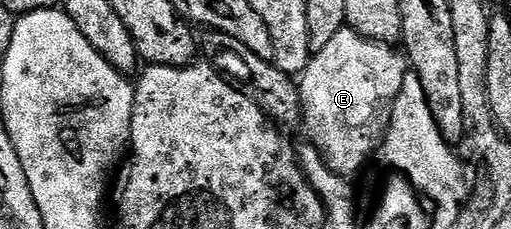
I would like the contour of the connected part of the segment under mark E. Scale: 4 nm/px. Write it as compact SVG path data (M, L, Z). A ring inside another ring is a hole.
M343 27L336 35L332 35L332 40L330 40L324 48L317 50L311 56L308 67L300 75L300 90L301 90L301 102L302 102L302 116L304 118L304 126L310 134L308 134L309 140L312 142L316 148L320 151L320 155L326 161L326 165L331 169L333 173L339 173L341 177L347 179L353 178L353 173L358 173L366 165L366 160L370 157L370 152L377 150L380 145L380 133L378 137L378 129L374 125L370 125L378 116L383 113L384 110L396 99L396 95L400 95L400 87L404 83L408 72L408 58L405 52L396 50L397 48L391 47L385 41L370 41L367 37L362 37L356 30L349 27Z

